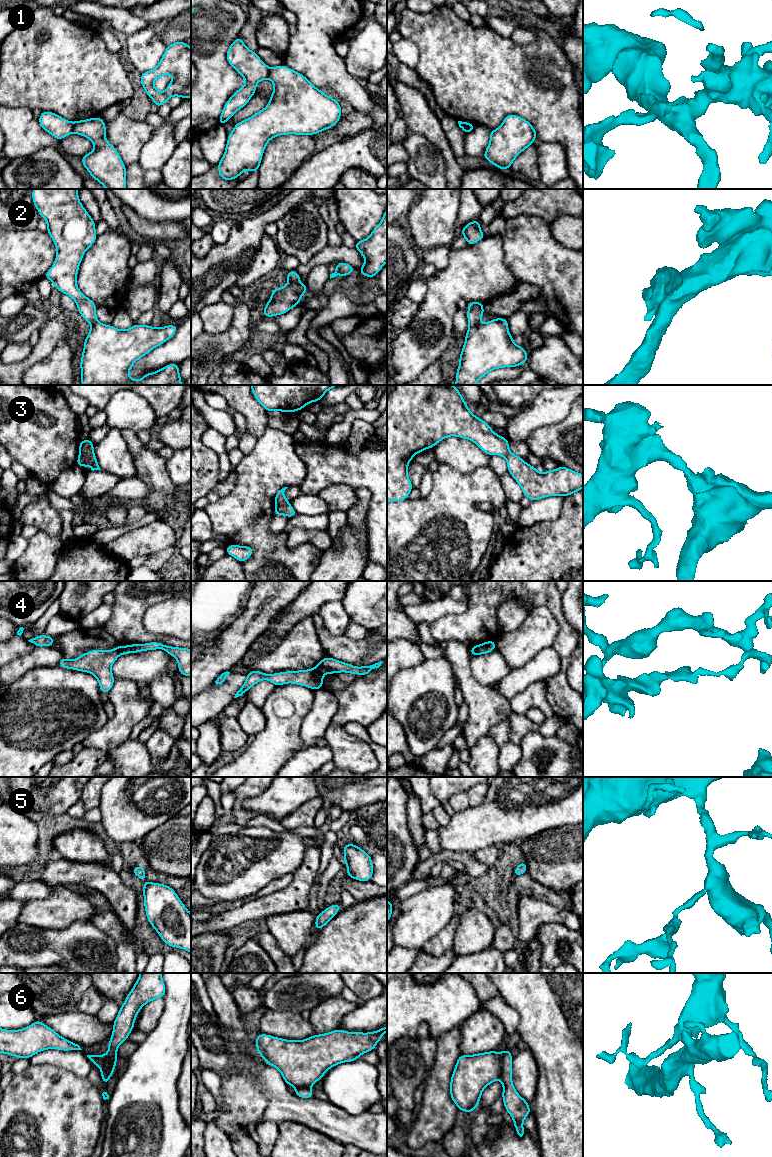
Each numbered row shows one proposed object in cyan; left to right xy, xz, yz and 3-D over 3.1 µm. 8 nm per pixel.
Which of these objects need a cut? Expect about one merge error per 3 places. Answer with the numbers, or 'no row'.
1, 3, 4, 6

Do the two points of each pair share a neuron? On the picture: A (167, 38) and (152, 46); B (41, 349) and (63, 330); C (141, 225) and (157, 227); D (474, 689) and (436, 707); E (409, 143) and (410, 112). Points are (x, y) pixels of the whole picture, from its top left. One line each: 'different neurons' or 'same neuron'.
A: different neurons
B: same neuron
C: same neuron
D: different neurons
E: different neurons

